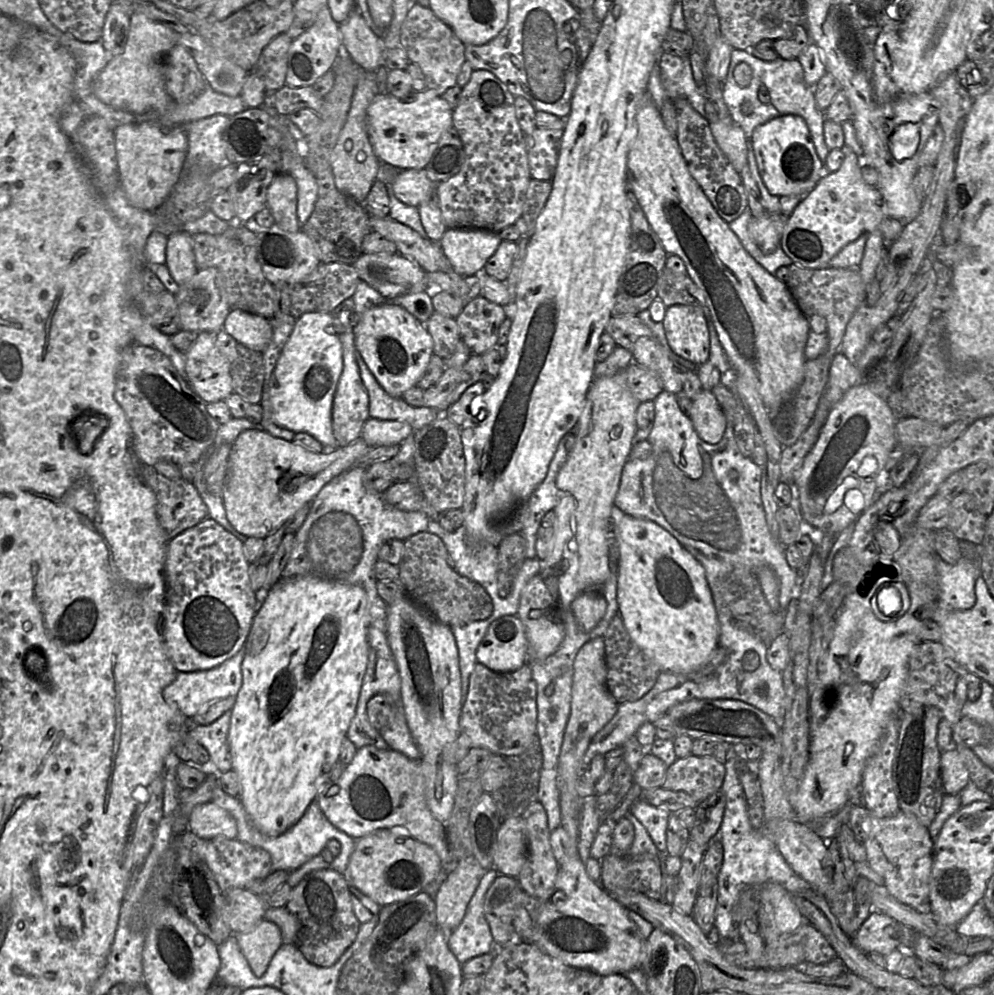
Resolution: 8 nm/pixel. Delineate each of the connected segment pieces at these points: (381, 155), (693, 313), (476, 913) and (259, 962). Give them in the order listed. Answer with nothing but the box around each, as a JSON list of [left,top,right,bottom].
[[366,89,453,170],[662,305,710,365],[448,869,497,964],[232,918,283,977]]

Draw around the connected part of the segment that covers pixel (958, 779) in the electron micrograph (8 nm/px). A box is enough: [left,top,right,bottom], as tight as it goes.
[940,745,970,794]

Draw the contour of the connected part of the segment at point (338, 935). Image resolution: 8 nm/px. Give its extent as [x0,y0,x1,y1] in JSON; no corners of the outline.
[285,868,360,965]

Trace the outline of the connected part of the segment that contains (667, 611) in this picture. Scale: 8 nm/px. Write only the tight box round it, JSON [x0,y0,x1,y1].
[611,505,720,674]

